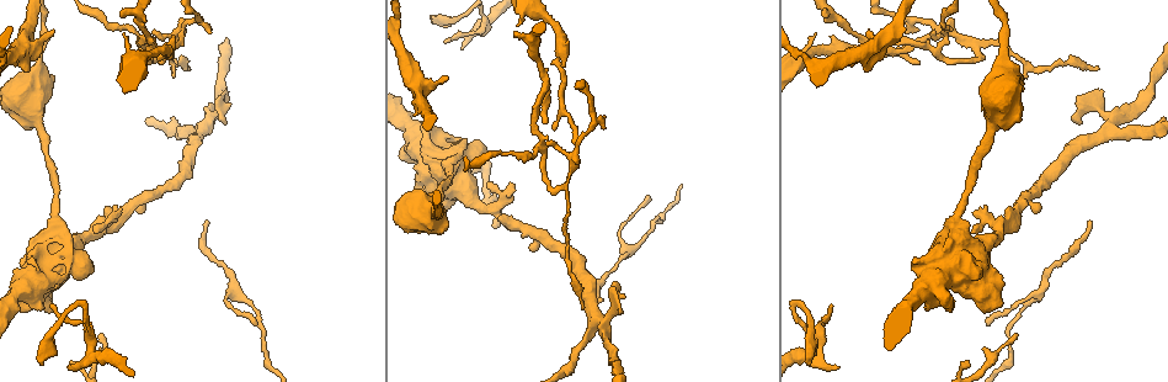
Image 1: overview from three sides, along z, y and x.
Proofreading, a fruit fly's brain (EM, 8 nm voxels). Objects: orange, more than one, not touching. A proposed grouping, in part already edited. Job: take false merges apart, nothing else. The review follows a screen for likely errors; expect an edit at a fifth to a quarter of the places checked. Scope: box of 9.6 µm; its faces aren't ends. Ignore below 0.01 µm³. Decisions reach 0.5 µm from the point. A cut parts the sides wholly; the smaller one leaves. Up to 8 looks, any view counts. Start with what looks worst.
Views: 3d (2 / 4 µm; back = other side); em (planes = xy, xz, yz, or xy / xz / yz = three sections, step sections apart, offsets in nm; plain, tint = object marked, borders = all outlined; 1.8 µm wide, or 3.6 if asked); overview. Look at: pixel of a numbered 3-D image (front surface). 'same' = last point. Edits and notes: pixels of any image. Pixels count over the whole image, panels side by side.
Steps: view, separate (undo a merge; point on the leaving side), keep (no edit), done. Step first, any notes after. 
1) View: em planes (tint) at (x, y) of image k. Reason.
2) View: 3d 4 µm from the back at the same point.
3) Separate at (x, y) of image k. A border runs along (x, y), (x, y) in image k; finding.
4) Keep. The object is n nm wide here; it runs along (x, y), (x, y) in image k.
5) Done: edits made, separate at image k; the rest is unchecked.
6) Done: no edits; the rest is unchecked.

View: 3d 4 µm at (595, 317) of image 1. A fork.

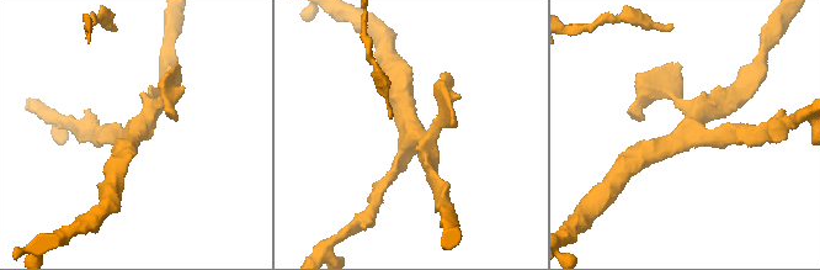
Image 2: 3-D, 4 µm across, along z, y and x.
View: em planes (tint) at (686, 130) of image 2. 4 arms meet here; now the EM.

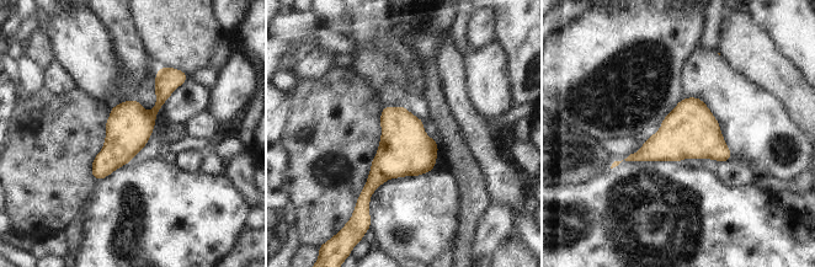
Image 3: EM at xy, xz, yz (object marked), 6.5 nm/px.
Keep. It runs along (166, 71), (158, 107), (99, 176) in image 3; all the same neuron.

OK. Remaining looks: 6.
View: em planes (tint) at (92, 342) of image 1.

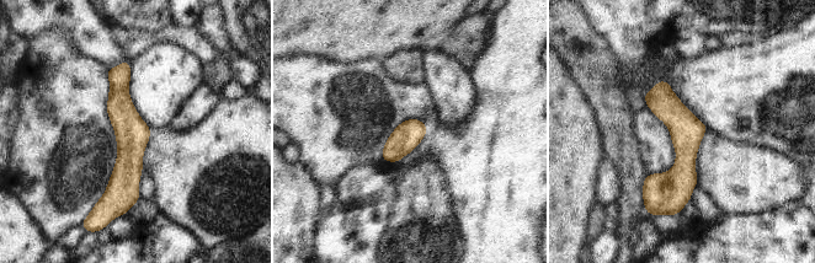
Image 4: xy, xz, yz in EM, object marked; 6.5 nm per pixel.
Keep. All the same neuron.

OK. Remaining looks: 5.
View: 3d 2 µm at (999, 228) of image 1. Three arms meet.

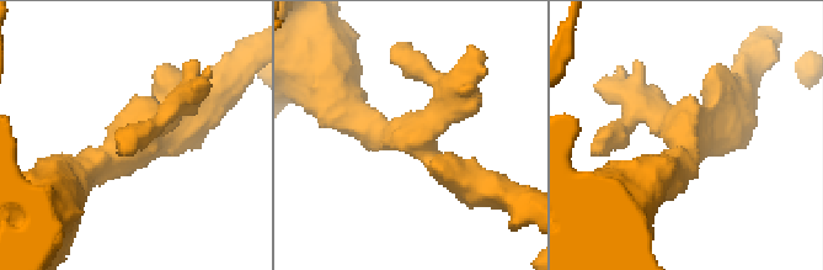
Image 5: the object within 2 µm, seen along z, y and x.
View: em 3.6 µm planes (tint) at (407, 135) of image 5.

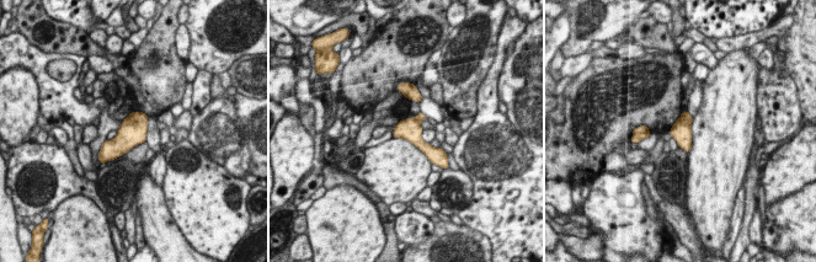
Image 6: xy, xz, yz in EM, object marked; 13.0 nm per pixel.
Keep. The object is 260 nm wide here; continuous, no second neuron.

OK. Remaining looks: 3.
Done: no edits; the rest is unchecked.

